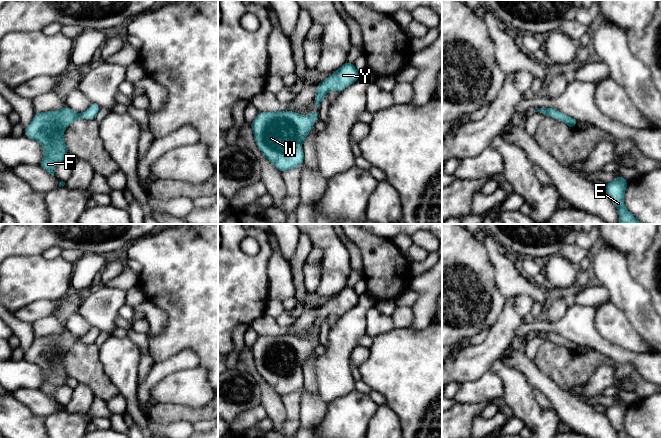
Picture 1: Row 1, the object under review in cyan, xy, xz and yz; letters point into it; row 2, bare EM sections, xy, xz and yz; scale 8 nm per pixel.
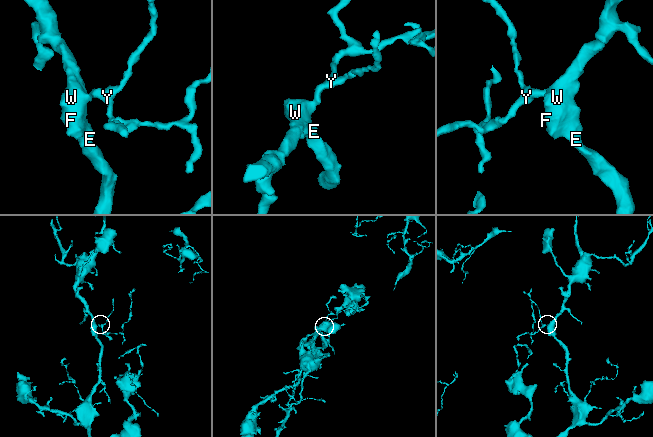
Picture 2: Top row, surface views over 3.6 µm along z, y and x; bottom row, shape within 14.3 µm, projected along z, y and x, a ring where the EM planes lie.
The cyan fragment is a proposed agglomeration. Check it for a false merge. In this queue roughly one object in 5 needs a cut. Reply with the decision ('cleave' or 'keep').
keep

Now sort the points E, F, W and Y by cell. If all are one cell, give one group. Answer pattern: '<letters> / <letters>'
E F W Y

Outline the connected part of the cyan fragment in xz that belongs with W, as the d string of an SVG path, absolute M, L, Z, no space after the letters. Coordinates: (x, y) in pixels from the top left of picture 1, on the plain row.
M319 334L309 340L292 335L259 336L251 347L255 367L279 395L293 393L303 388L302 366L318 340Z

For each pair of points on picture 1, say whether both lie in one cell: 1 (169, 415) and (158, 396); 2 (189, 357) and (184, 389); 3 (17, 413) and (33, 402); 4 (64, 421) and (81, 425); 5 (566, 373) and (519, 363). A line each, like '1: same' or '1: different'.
1: different
2: different
3: different
4: same
5: different

